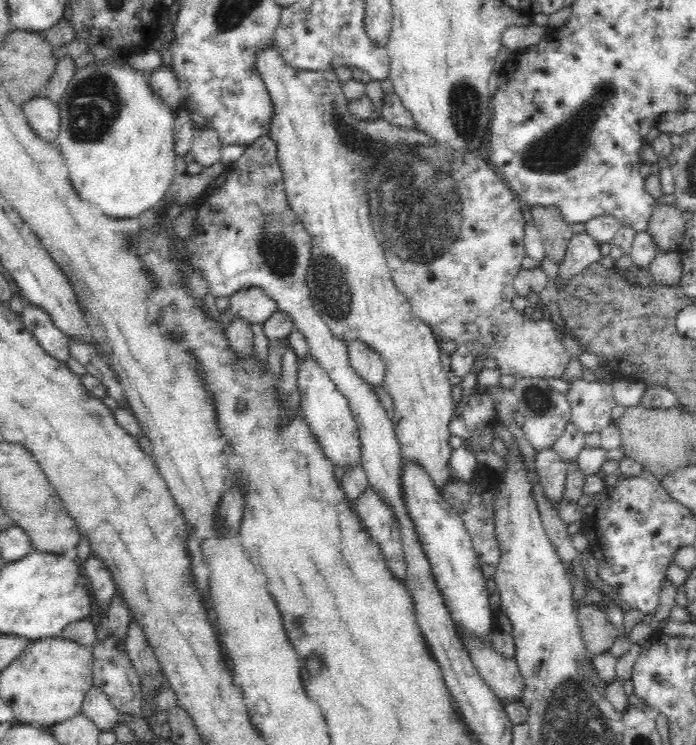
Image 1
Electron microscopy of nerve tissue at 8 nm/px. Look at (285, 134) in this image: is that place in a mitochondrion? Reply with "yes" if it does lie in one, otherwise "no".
no

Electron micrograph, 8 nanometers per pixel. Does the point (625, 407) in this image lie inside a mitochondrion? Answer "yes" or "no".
no

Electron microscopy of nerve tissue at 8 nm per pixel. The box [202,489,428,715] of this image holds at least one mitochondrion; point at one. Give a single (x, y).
(298, 622)

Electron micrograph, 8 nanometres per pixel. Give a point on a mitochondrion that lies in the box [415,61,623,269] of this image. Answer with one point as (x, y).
(562, 149)

